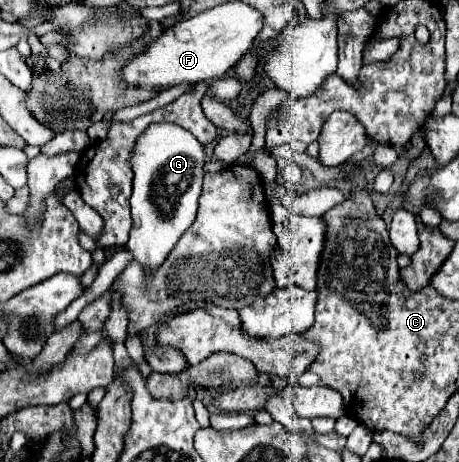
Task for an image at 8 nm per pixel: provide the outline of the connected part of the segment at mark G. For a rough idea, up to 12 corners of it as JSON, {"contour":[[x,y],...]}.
{"contour":[[153,123],[129,157],[133,229],[145,269],[195,221],[205,147]]}

